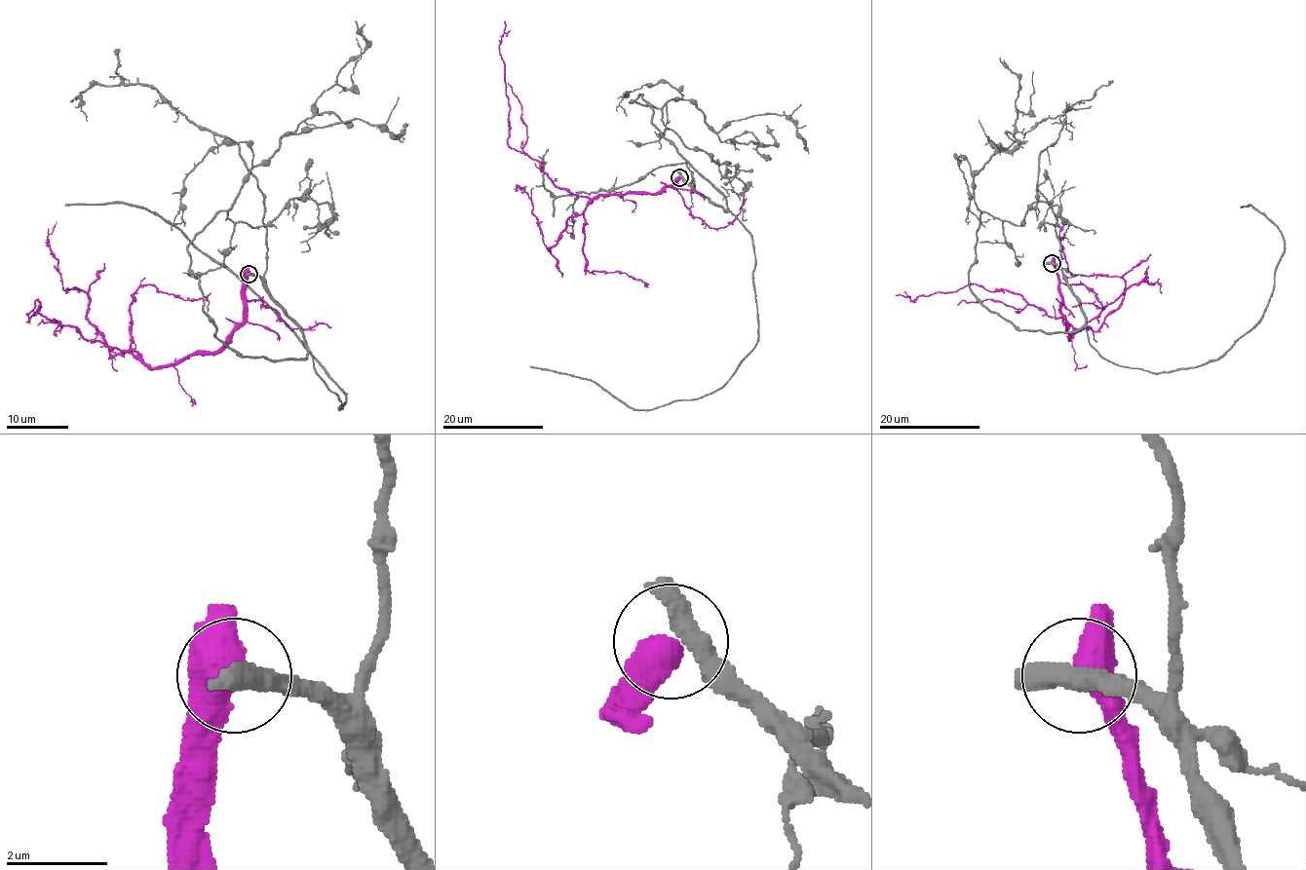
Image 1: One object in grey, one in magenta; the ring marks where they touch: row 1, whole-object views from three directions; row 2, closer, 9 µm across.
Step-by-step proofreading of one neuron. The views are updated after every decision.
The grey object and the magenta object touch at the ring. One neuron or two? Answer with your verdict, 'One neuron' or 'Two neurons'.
Two neurons

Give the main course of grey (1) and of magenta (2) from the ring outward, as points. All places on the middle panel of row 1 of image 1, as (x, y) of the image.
1: (679, 176), (727, 208), (639, 95), (631, 102), (661, 108), (688, 99), (721, 141), (773, 145), (765, 125)
2: (679, 176), (674, 187), (653, 193), (589, 198), (556, 187), (537, 160), (514, 150), (499, 49), (504, 21)

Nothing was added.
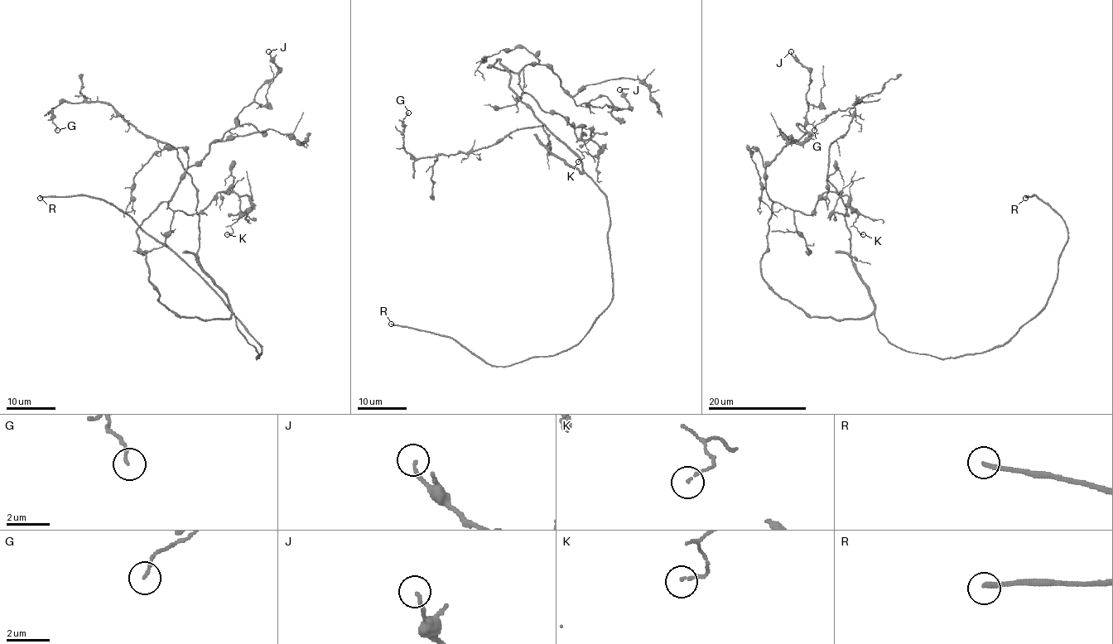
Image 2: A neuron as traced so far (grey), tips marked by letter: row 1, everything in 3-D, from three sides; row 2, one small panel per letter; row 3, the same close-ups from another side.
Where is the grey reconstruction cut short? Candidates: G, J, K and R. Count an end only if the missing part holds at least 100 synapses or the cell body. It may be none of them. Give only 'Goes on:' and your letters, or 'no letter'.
Goes on: R

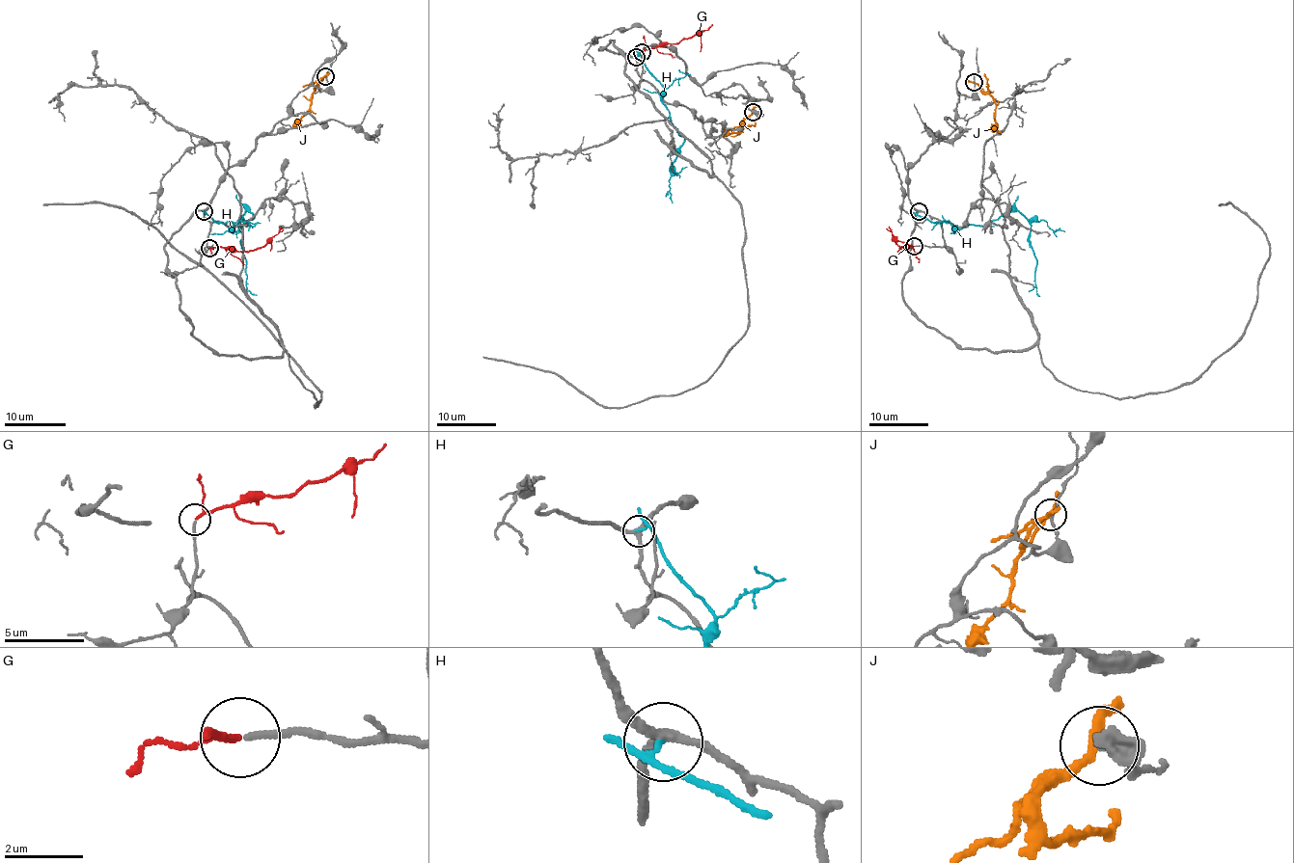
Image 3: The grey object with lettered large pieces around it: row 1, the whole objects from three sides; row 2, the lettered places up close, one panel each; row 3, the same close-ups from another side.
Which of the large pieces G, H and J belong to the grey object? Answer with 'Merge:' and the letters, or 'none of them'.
Merge: G

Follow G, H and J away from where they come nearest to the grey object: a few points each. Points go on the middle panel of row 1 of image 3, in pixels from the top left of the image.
G: (642, 52), (680, 42), (713, 24)
H: (636, 57), (642, 58), (661, 85), (661, 102), (683, 138), (670, 167), (676, 175), (686, 167)
J: (753, 113), (744, 120), (738, 133), (723, 136), (728, 139)

